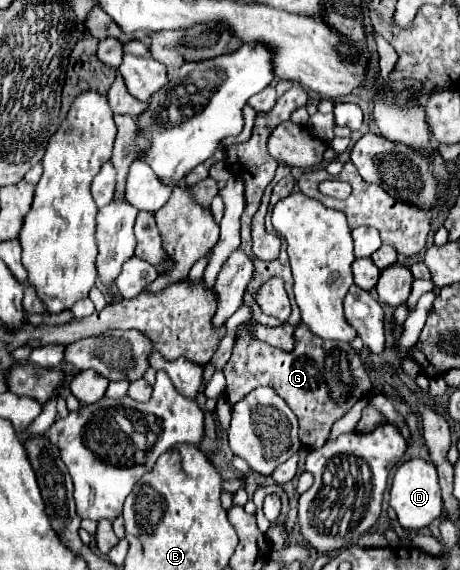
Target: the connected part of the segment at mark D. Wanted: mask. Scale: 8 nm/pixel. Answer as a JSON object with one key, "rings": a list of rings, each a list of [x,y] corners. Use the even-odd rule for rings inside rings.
{"rings":[[[412,458],[400,464],[392,480],[390,506],[396,510],[398,522],[406,530],[420,530],[442,516],[442,496],[440,496],[440,486],[438,486],[438,474],[430,460]]]}

